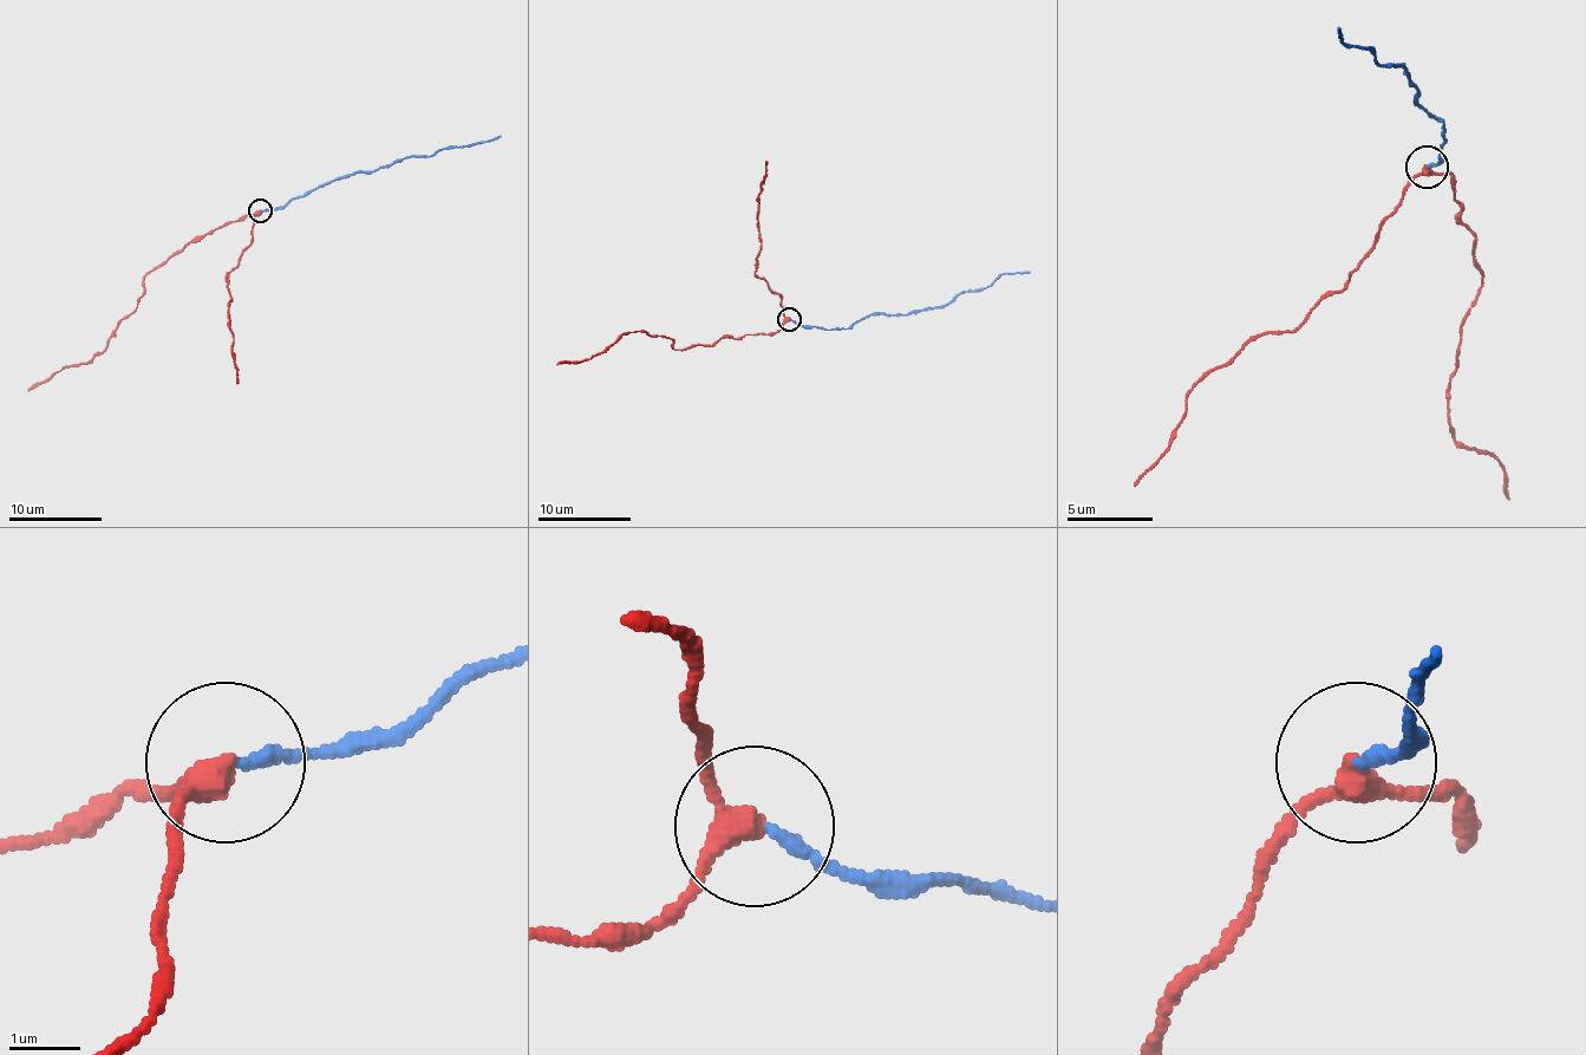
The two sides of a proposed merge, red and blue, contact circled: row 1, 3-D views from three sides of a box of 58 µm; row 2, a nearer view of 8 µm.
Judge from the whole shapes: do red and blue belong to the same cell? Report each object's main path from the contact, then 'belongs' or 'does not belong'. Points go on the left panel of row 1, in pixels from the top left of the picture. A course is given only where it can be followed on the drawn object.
course red (261, 210), (196, 235), (144, 278), (144, 292), (135, 307), (96, 355), (28, 391); course blue (261, 210), (284, 208), (341, 175), (377, 170), (406, 157), (428, 157), (500, 136); belongs

